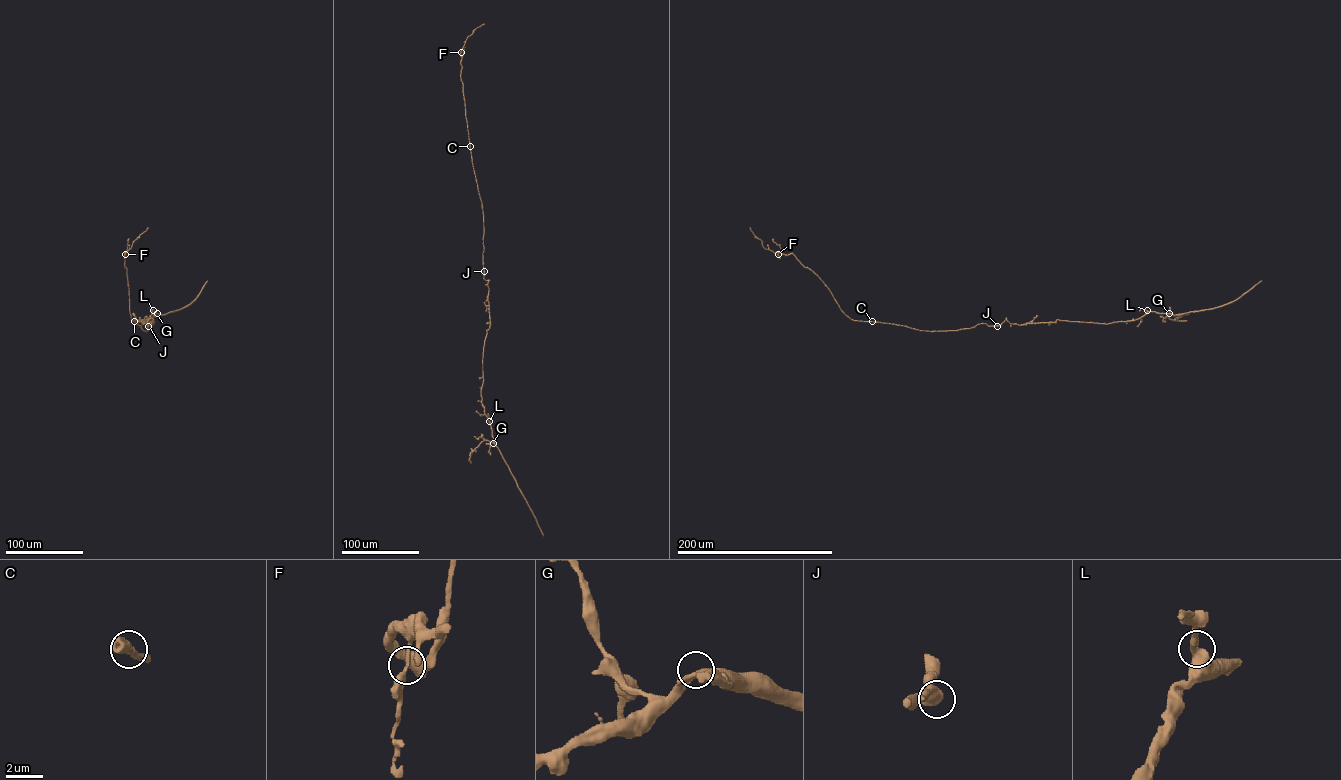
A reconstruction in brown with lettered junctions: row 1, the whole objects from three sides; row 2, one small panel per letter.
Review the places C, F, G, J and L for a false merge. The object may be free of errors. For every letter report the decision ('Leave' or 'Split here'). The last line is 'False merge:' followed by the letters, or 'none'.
C: Leave
F: Leave
G: Leave
J: Leave
L: Leave
False merge: none

